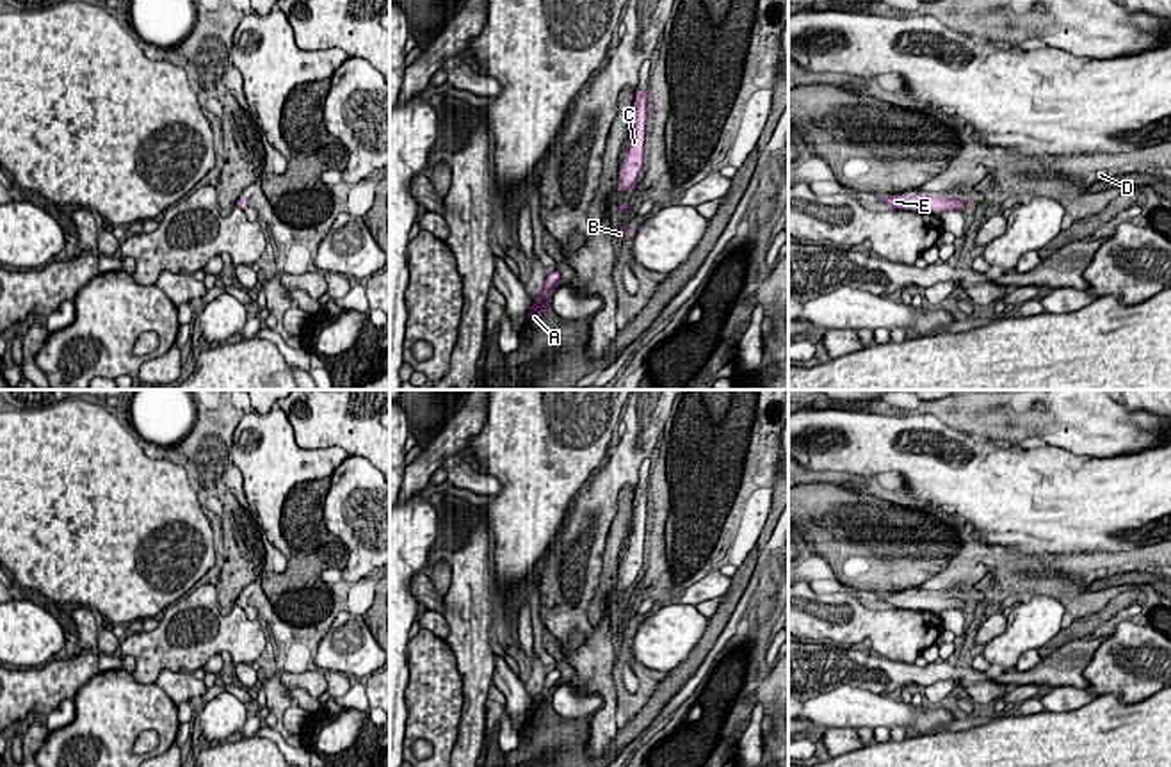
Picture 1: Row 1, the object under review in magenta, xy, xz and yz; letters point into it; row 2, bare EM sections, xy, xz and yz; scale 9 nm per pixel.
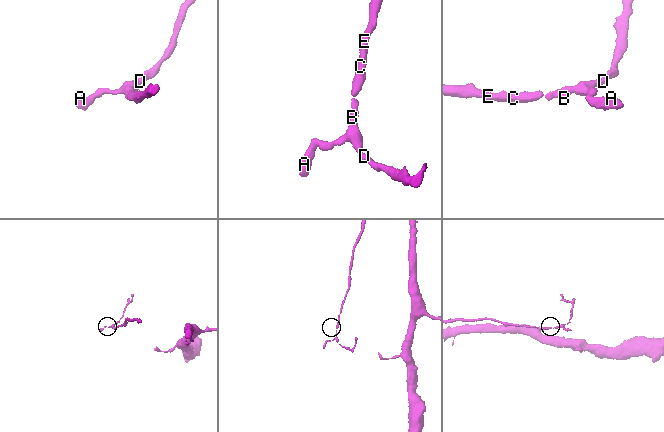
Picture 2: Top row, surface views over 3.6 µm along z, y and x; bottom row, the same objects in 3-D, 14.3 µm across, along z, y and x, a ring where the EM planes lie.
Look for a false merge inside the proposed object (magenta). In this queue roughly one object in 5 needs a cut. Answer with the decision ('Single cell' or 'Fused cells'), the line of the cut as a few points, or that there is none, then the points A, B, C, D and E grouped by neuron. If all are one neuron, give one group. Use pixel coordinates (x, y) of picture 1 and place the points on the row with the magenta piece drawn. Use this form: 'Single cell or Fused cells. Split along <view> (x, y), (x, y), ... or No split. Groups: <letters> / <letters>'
Single cell. No split. Groups: A B C D E

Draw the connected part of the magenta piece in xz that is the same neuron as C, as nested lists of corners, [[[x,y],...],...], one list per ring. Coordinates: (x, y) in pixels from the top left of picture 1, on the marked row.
[[[648,87],[644,91],[635,91],[634,107],[634,128],[628,139],[626,157],[619,169],[619,187],[626,192],[635,190],[635,180],[642,169],[644,162],[644,135],[646,135],[646,117],[648,117]]]

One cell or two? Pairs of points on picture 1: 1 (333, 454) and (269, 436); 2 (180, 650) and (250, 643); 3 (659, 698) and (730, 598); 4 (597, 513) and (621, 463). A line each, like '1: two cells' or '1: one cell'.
1: one cell
2: one cell
3: one cell
4: one cell

